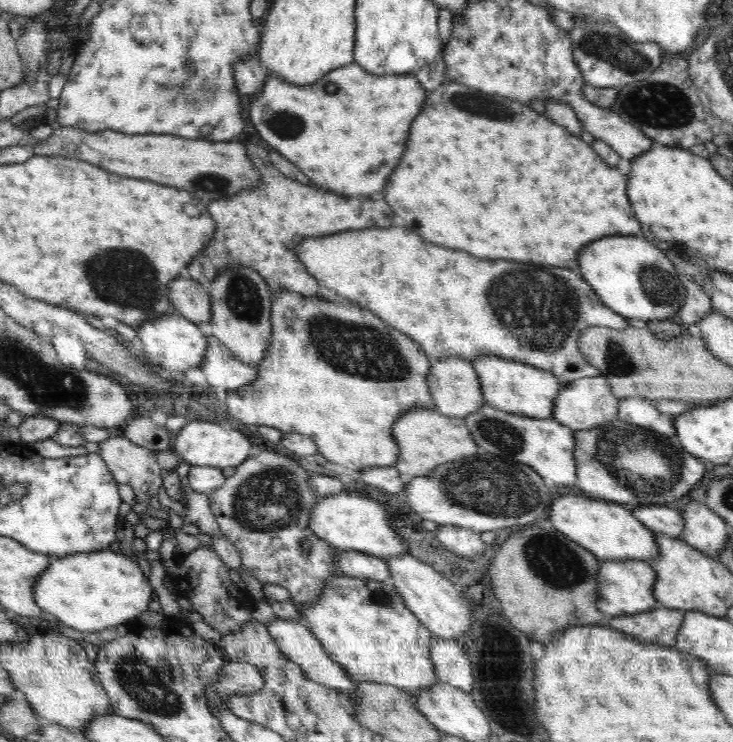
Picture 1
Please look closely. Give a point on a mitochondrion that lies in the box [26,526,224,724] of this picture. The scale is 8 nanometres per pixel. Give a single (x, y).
(146, 685)

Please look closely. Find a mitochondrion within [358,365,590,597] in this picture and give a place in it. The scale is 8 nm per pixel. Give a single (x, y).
(485, 485)

